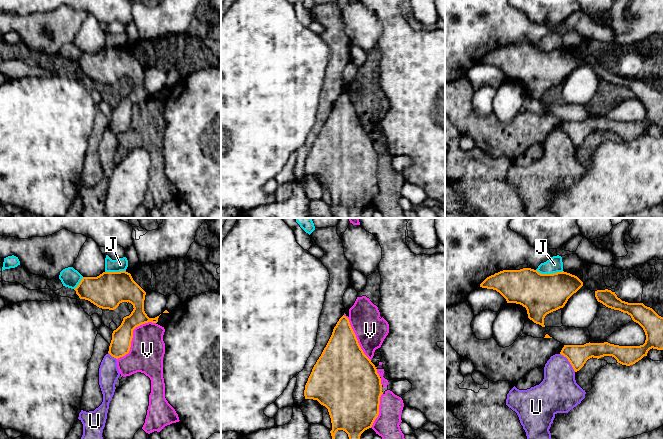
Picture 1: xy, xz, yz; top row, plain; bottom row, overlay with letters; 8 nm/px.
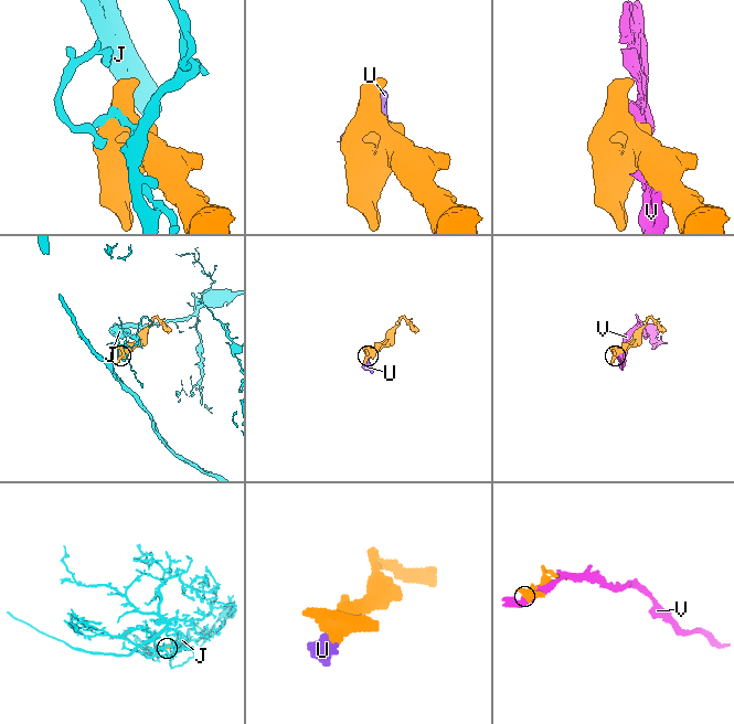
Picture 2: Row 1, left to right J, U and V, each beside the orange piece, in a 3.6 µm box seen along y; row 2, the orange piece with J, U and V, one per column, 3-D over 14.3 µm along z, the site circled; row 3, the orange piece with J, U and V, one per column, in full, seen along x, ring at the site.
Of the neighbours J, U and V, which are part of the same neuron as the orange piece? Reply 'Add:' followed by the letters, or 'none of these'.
Add: none of these

